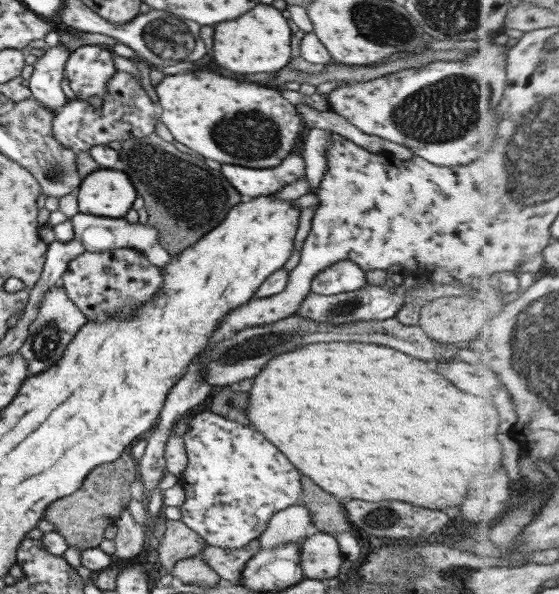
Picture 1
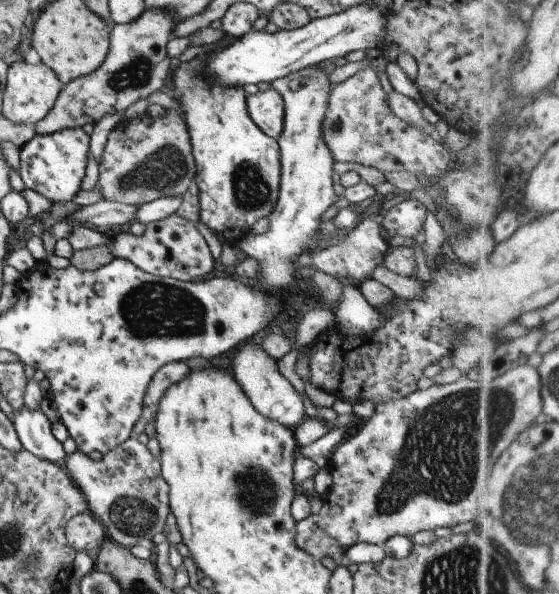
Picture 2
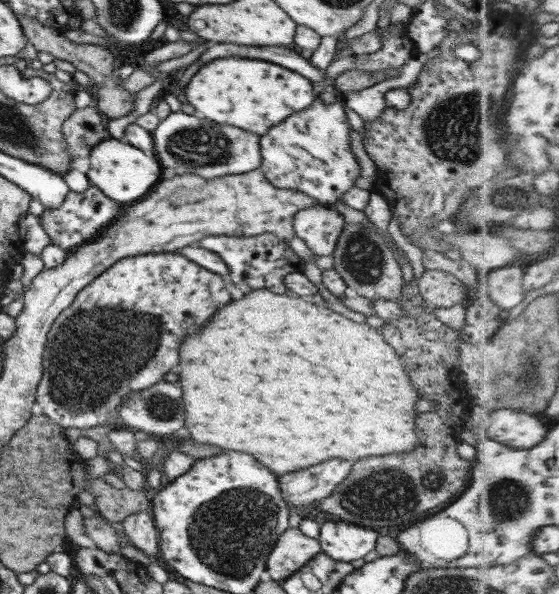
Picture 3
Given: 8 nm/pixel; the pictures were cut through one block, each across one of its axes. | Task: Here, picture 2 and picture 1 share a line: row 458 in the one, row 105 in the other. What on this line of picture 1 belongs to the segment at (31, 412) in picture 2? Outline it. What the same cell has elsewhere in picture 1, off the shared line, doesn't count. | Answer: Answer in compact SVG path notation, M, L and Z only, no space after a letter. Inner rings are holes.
M64 44L46 48L45 54L34 64L33 74L28 82L28 89L42 106L54 114L69 101L60 84L64 80L65 64L73 52Z

